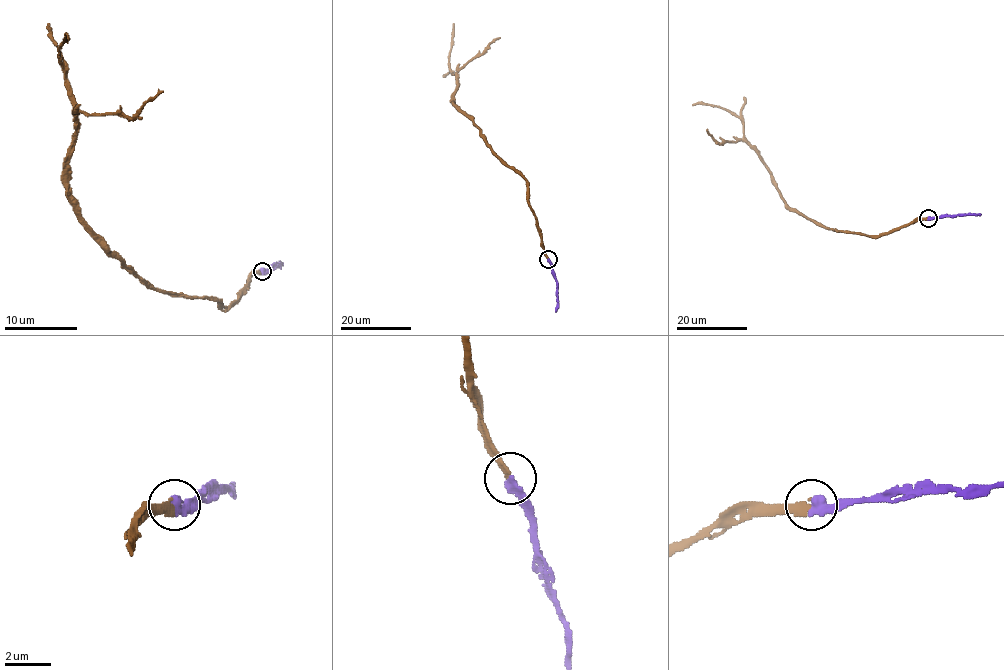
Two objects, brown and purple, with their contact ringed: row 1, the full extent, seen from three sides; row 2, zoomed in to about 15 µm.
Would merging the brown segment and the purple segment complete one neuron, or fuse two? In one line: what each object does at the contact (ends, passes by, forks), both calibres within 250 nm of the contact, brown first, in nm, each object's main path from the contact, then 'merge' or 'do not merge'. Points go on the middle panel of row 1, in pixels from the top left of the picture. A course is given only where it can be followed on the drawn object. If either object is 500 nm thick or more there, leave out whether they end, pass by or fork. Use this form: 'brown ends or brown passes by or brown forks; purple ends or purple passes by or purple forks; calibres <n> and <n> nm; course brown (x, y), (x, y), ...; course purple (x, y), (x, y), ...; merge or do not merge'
brown ends; purple ends; calibres 240 and 440 nm; course brown (548, 259), (528, 202), (527, 182), (492, 150), (477, 126), (455, 104), (456, 76), (448, 59), (454, 23); course purple (548, 259), (557, 282), (555, 311); merge

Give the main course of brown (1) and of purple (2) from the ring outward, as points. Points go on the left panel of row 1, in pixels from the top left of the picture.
1: (261, 270), (227, 307), (160, 292), (92, 230), (70, 194), (74, 105), (58, 50), (69, 39)
2: (261, 270), (276, 265)

